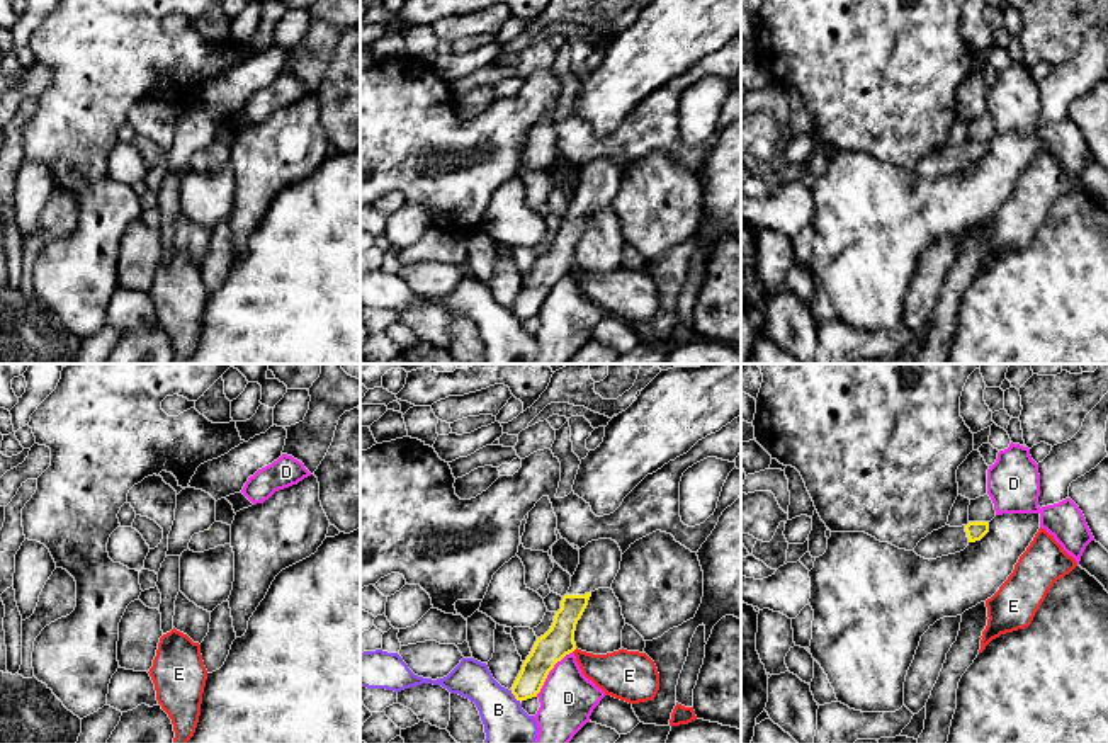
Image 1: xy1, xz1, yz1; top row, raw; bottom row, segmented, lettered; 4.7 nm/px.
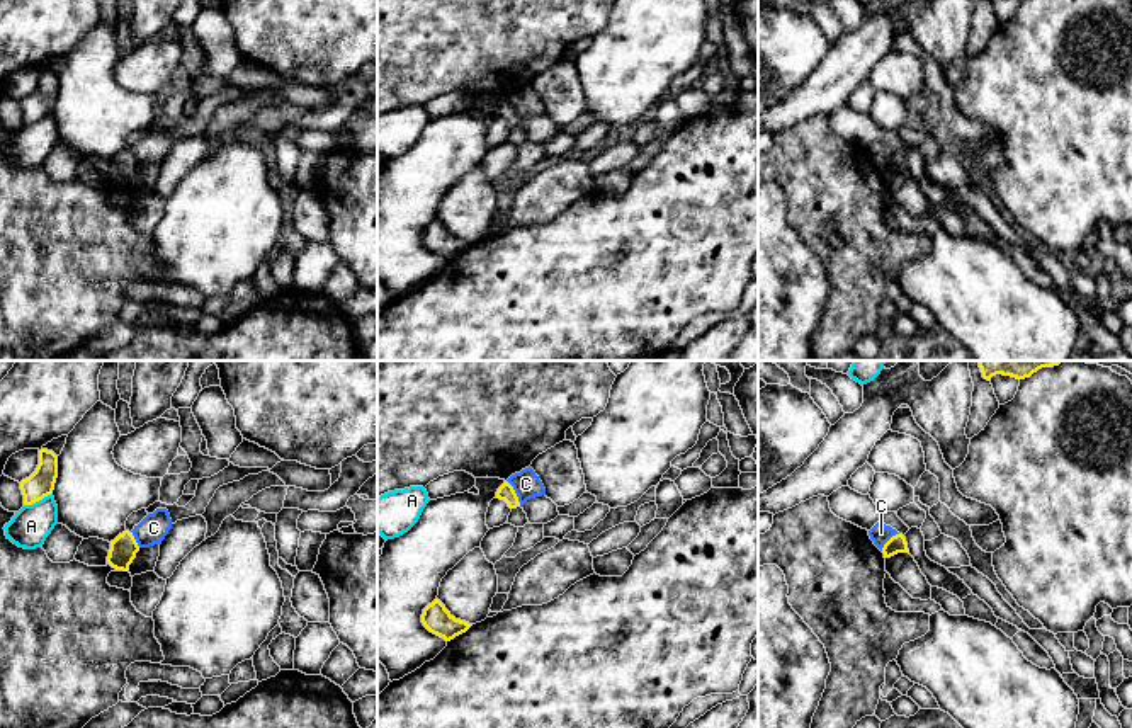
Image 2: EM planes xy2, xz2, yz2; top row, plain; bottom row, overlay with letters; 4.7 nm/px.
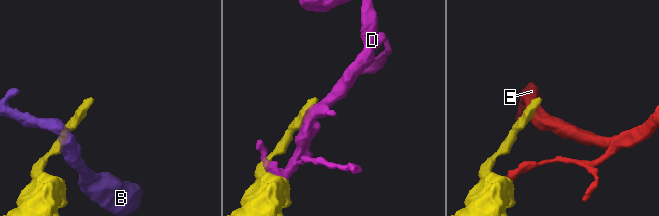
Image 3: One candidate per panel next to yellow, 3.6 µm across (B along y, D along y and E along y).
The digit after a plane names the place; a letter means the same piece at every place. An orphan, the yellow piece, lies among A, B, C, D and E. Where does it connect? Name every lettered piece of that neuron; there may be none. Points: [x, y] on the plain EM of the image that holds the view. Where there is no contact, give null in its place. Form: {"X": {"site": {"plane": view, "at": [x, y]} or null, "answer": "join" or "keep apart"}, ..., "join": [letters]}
{"A": {"site": {"plane": "xy2", "at": [38, 119]}, "answer": "keep apart"}, "B": {"site": {"plane": "xz1", "at": [515, 317]}, "answer": "keep apart"}, "C": {"site": {"plane": "xz2", "at": [515, 113]}, "answer": "keep apart"}, "D": {"site": {"plane": "xz1", "at": [549, 289]}, "answer": "keep apart"}, "E": {"site": {"plane": "xz1", "at": [573, 269]}, "answer": "keep apart"}, "join": []}

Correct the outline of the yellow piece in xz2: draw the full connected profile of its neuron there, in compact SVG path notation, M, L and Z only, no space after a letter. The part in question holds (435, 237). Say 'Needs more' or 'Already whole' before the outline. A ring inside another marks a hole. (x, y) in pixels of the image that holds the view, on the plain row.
Already whole. M439 218L423 228L422 242L430 252L445 260L454 259L473 245L466 240L456 238Z

